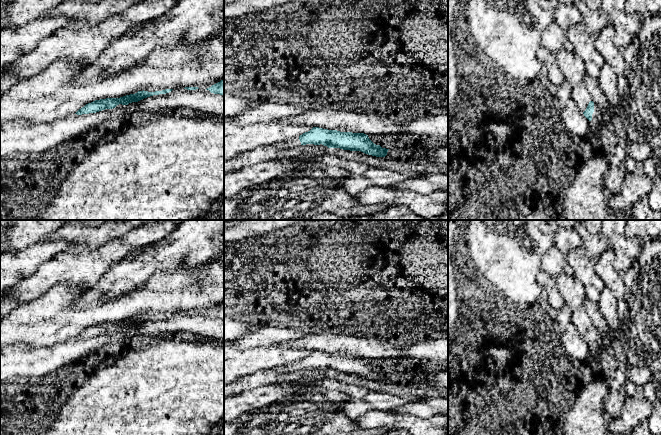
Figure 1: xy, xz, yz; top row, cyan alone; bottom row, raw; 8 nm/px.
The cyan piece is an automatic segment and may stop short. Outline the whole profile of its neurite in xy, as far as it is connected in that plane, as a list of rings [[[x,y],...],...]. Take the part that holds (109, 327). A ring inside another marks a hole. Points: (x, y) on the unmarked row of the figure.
[[[165,313],[162,315],[155,315],[155,316],[148,316],[148,315],[138,315],[135,318],[126,319],[120,322],[106,322],[95,324],[91,327],[86,328],[84,331],[79,333],[75,338],[82,339],[82,338],[89,338],[89,337],[96,337],[105,333],[113,333],[117,329],[128,329],[132,326],[138,326],[144,322],[159,319],[159,318],[166,318],[171,316],[173,313]]]

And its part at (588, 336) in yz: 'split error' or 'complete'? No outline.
split error

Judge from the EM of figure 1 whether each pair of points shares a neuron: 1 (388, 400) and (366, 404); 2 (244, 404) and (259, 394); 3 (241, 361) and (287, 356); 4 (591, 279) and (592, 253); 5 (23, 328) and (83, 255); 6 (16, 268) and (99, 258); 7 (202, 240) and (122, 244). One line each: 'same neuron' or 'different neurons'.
1: same neuron
2: same neuron
3: same neuron
4: different neurons
5: different neurons
6: different neurons
7: different neurons

